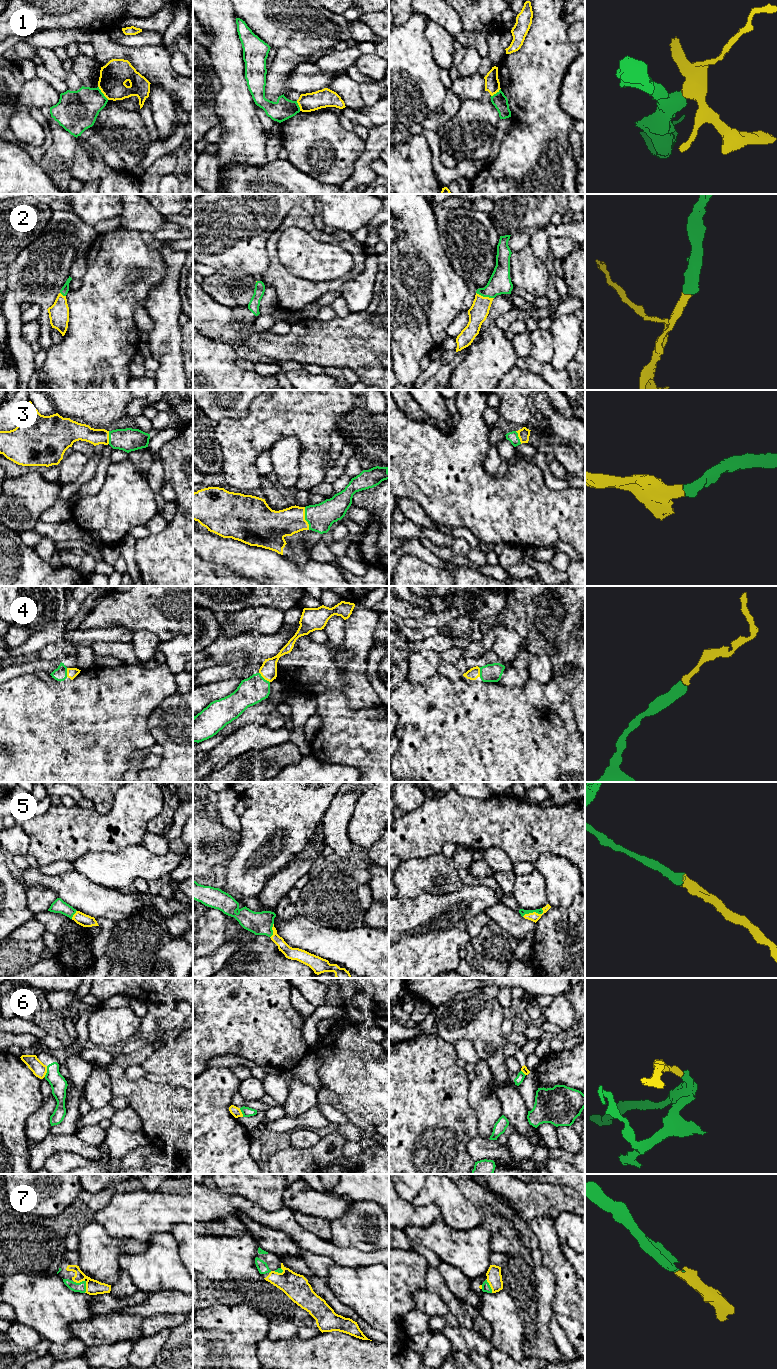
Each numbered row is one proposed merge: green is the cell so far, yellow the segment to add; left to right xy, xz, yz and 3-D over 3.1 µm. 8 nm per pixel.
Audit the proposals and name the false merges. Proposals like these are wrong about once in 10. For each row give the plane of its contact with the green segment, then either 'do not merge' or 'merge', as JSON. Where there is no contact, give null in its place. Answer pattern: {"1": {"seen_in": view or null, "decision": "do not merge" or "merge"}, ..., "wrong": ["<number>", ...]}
{"1": {"seen_in": "xy", "decision": "do not merge"}, "2": {"seen_in": "yz", "decision": "merge"}, "3": {"seen_in": "xz", "decision": "merge"}, "4": {"seen_in": "xz", "decision": "merge"}, "5": {"seen_in": "yz", "decision": "merge"}, "6": {"seen_in": "xy", "decision": "merge"}, "7": {"seen_in": "xy", "decision": "merge"}, "wrong": ["1"]}

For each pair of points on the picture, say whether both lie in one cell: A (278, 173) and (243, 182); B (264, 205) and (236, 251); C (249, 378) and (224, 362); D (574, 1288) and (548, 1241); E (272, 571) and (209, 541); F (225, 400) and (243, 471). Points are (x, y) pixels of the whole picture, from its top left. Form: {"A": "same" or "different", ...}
{"A": "same", "B": "same", "C": "same", "D": "same", "E": "same", "F": "different"}

